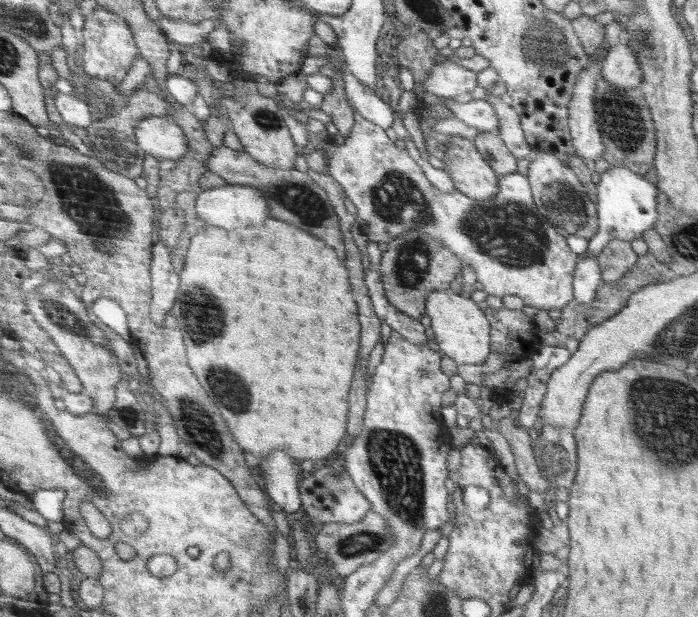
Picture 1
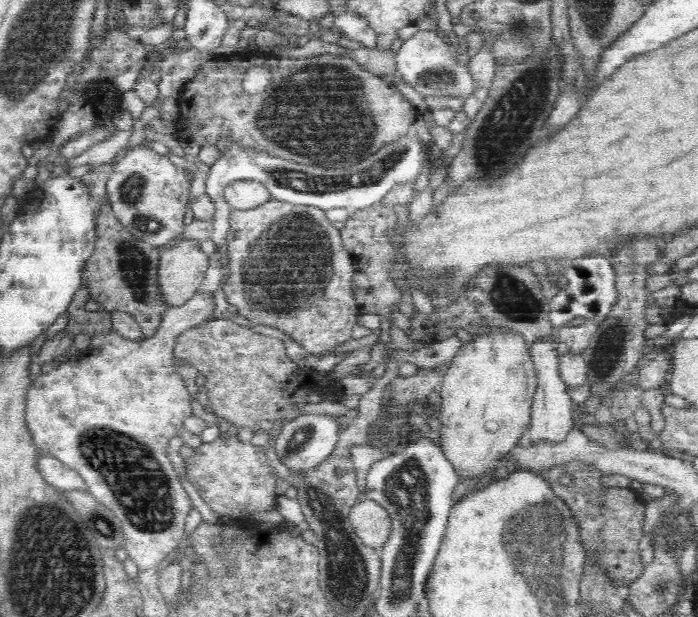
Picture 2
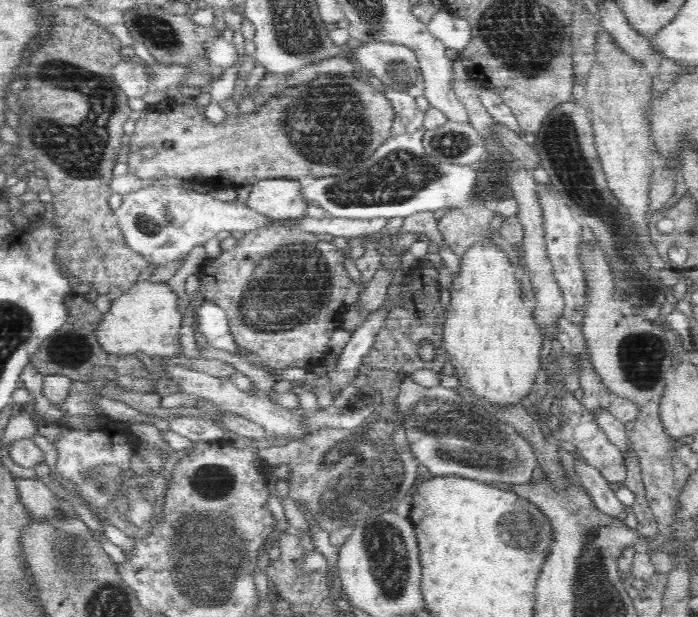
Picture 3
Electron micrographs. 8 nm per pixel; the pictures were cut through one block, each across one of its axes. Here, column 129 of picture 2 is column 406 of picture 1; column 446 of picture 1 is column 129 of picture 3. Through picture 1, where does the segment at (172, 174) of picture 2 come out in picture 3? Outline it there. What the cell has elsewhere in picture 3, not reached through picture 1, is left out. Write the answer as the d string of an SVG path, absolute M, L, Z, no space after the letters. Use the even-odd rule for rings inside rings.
M151 184L124 196L116 211L116 218L129 248L154 265L186 258L192 248L204 247L208 240L216 237L222 230L252 232L253 229L278 222L277 219L253 211L244 203L224 203L214 200L209 194L198 194L195 190L182 186L158 187Z

